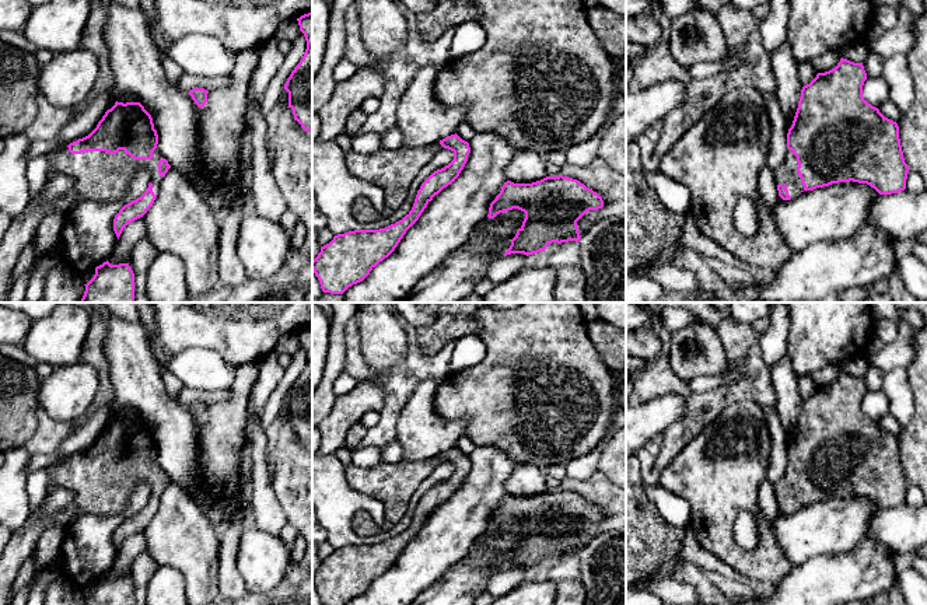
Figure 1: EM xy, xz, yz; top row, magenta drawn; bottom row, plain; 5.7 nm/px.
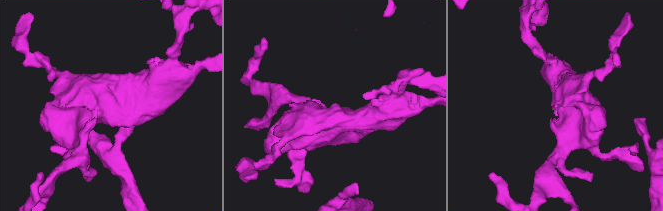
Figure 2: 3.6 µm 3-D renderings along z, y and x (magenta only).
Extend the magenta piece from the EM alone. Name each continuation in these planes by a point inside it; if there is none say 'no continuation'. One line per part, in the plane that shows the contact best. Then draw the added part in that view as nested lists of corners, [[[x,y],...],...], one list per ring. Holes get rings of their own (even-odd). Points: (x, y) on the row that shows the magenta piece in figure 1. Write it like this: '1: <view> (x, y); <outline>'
1: xy (98, 175); [[[63,147],[53,158],[46,182],[56,175],[74,179],[73,188],[50,207],[39,207],[41,192],[31,199],[22,214],[13,218],[0,242],[0,302],[6,302],[13,288],[13,272],[21,252],[34,241],[43,216],[49,211],[69,211],[74,203],[84,200],[116,202],[125,197],[129,183],[139,168],[150,175],[153,192],[160,192],[162,176],[158,174],[158,161],[162,154],[155,148],[151,160],[133,160],[125,150],[115,154],[105,151],[84,151],[71,154]]]

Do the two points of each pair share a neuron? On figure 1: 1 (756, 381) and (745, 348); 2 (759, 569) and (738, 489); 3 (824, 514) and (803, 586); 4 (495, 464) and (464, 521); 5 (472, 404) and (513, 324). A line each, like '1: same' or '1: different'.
1: same
2: same
3: different
4: same
5: same

